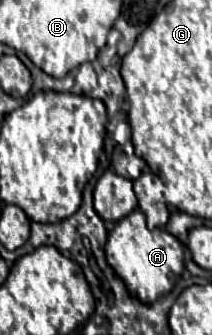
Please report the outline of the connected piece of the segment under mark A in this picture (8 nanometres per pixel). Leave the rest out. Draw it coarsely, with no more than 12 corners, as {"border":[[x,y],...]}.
{"border":[[139,209],[117,221],[105,253],[143,303],[169,293],[183,245],[149,231]]}

